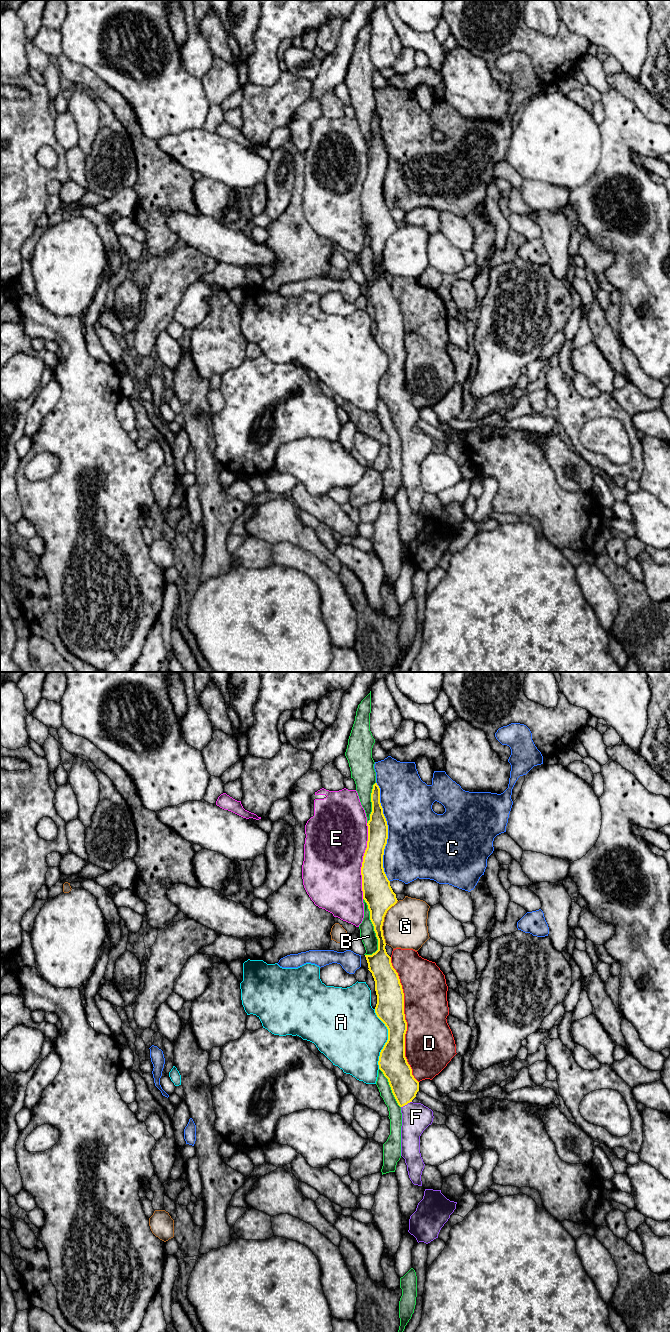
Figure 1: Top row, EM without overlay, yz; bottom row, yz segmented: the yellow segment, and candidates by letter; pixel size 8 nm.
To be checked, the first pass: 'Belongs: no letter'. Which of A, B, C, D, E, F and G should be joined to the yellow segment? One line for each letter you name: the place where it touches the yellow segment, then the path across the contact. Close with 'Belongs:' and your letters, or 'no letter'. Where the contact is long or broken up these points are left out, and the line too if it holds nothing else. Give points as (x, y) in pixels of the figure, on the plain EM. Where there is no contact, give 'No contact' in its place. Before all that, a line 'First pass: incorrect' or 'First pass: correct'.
First pass: incorrect
F: Touches yellow at yz (406, 432). Path across: yz (404, 414), (406, 432), (416, 445)
Belongs: F

